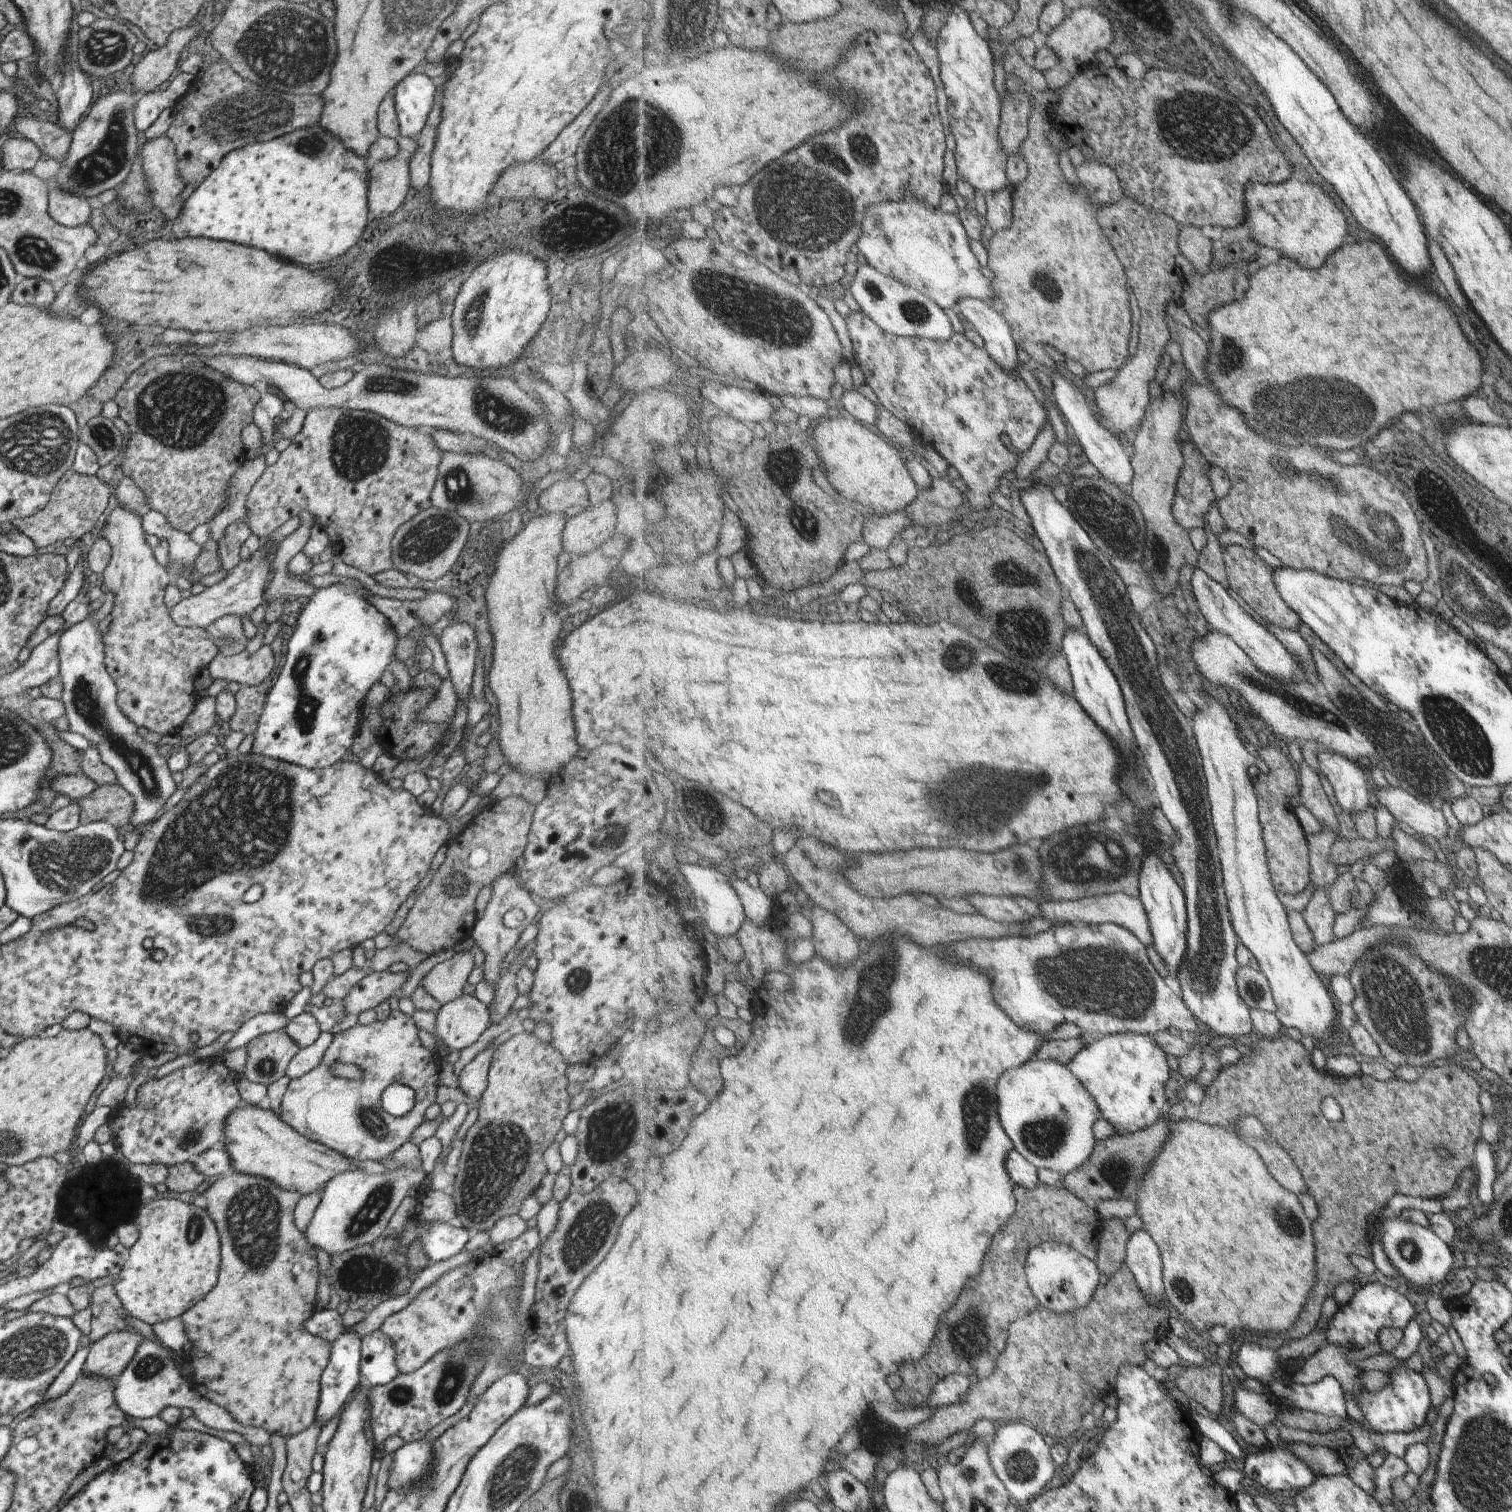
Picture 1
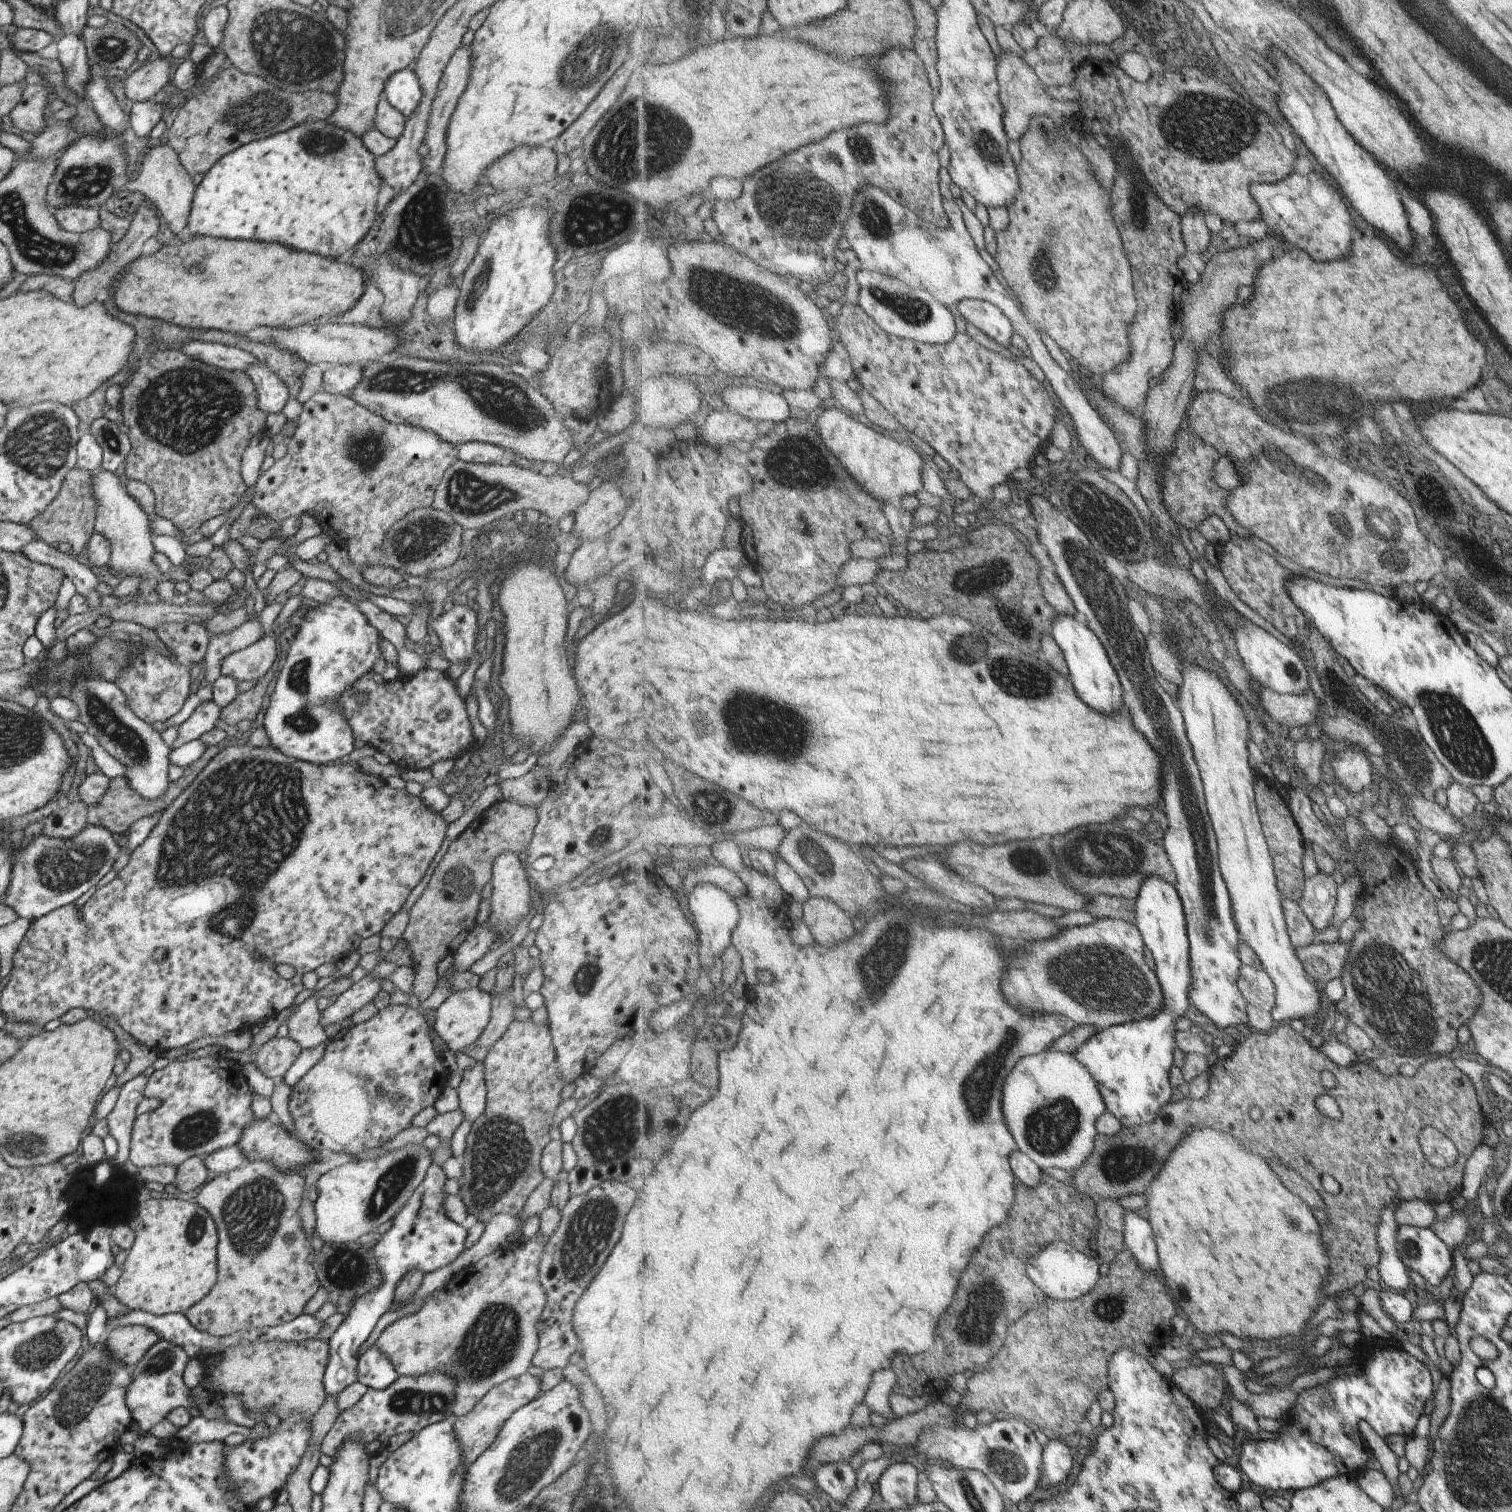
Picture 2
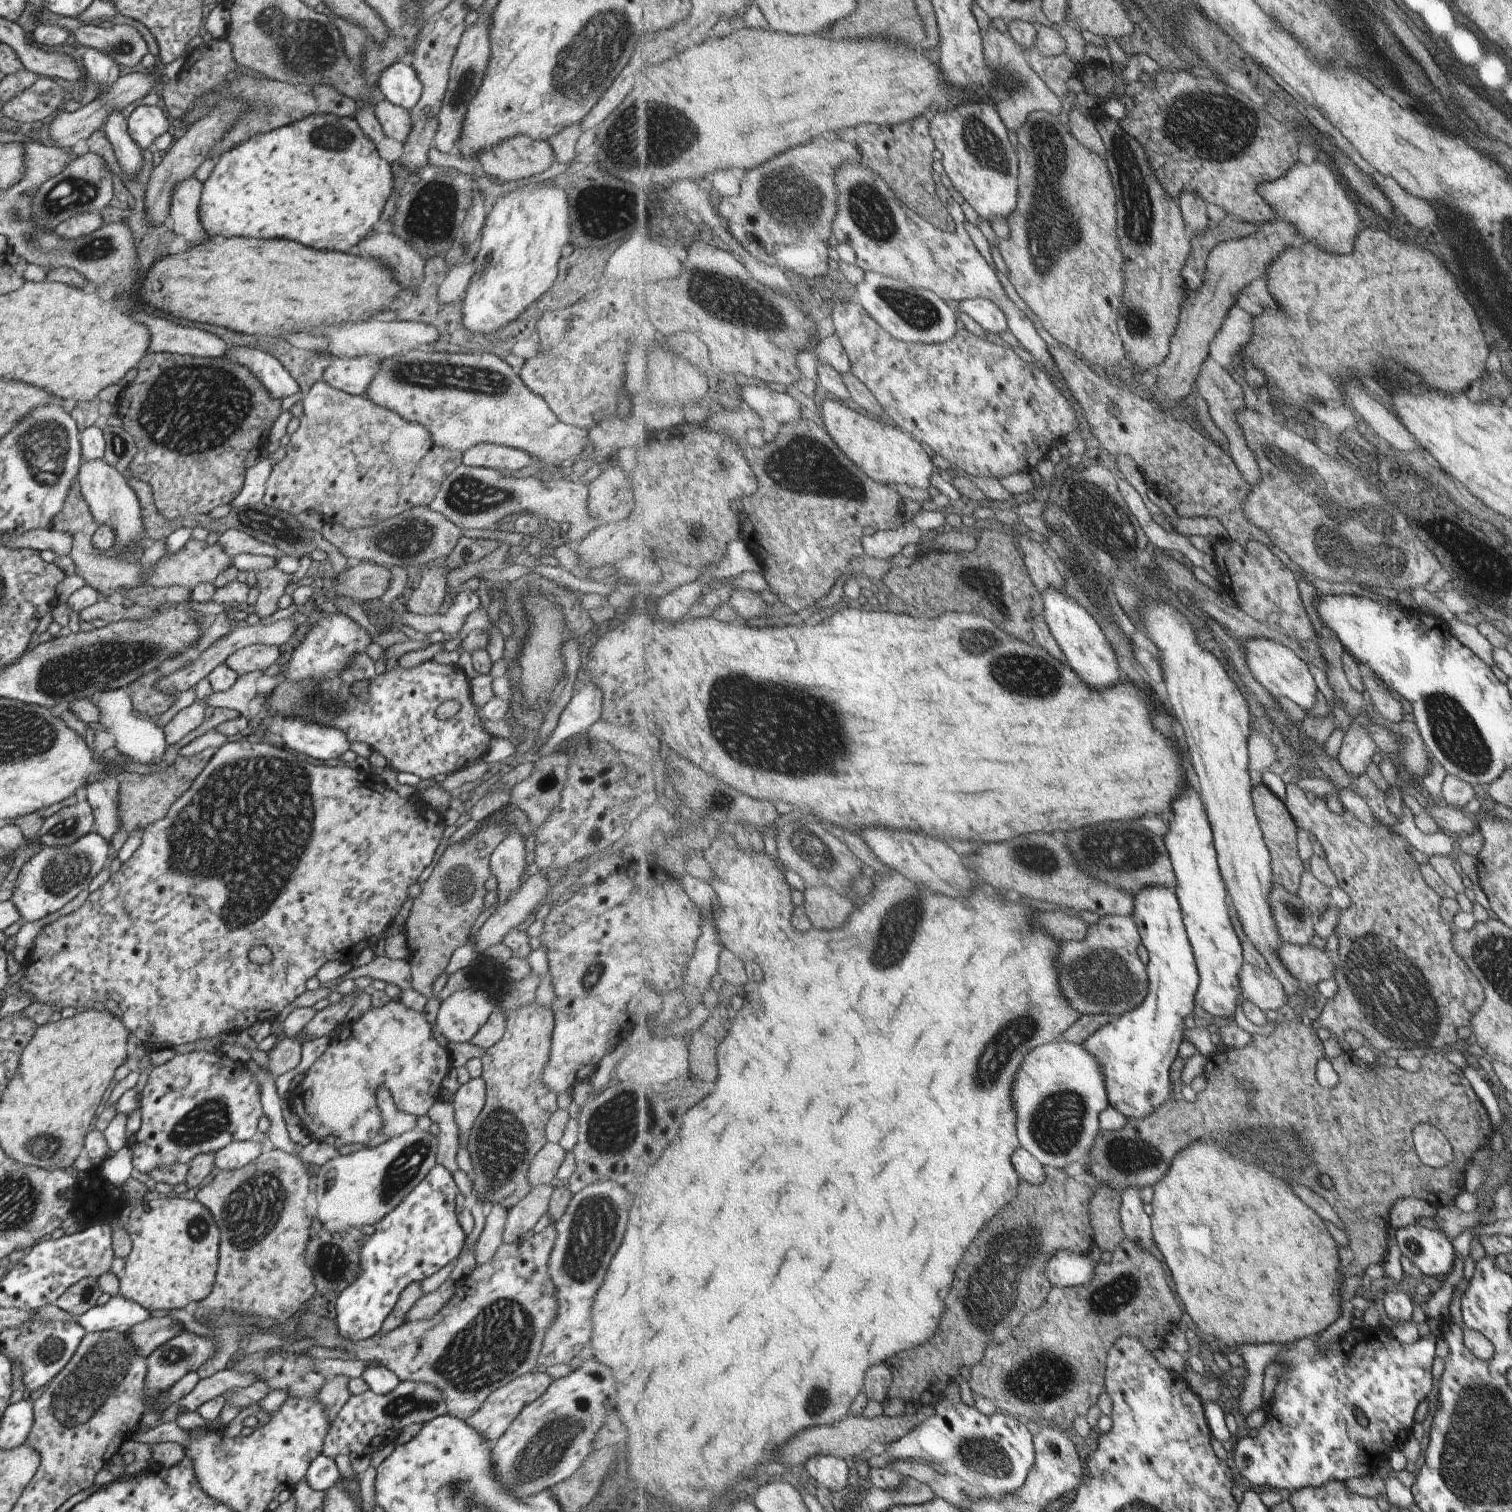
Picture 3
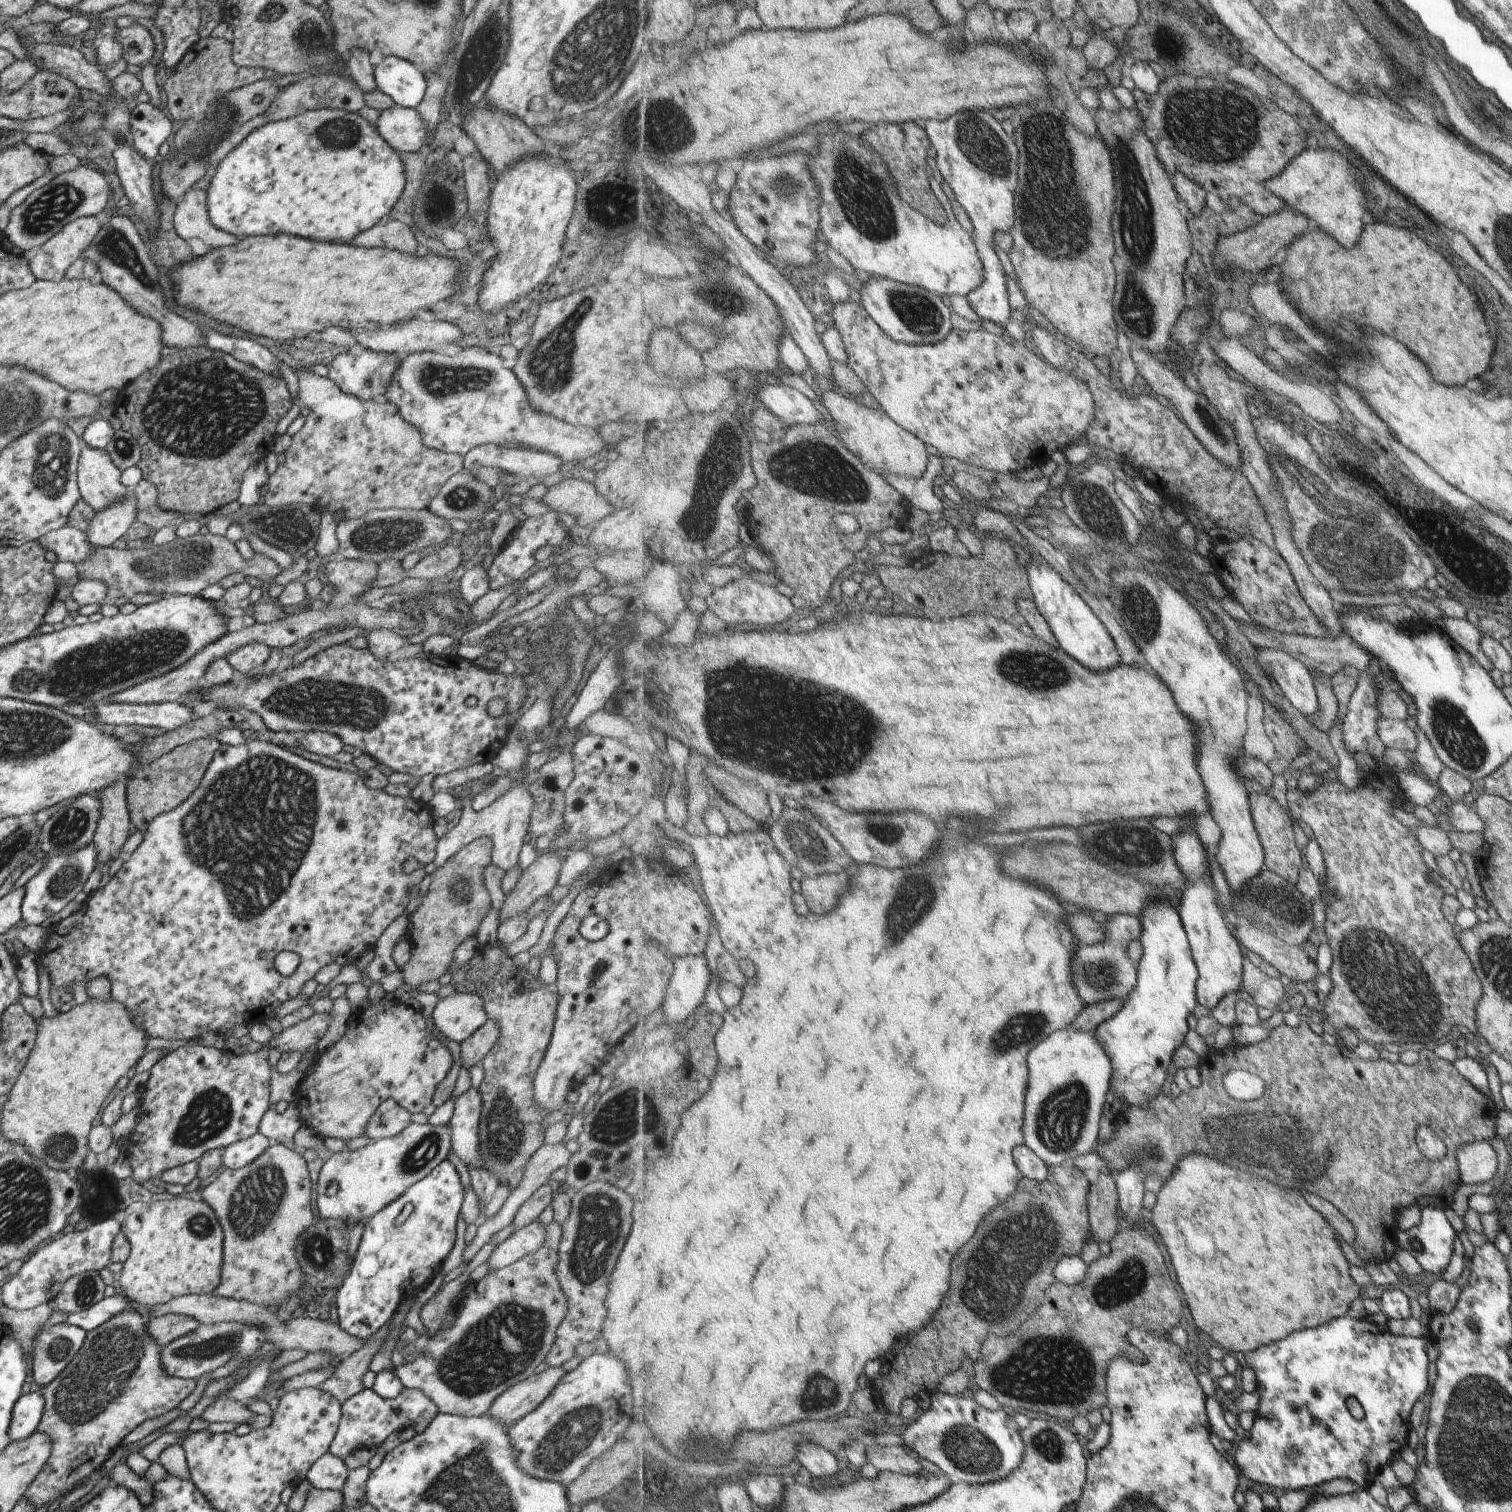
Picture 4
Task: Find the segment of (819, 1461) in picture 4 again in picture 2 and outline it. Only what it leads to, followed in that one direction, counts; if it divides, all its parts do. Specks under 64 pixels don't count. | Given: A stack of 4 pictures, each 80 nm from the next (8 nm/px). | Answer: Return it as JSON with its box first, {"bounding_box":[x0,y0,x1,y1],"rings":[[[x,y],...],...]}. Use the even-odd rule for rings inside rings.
{"bounding_box":[816,1463,859,1505],"rings":[[[849,1463],[821,1466],[816,1470],[817,1485],[842,1505],[859,1489],[859,1472]]]}

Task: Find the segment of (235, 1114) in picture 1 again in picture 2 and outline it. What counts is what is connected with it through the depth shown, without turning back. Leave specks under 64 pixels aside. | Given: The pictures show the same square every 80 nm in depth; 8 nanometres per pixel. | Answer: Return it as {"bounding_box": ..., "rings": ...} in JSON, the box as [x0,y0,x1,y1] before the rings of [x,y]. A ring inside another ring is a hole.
{"bounding_box":[237,1117,321,1176],"rings":[[[268,1117],[265,1119],[254,1118],[247,1126],[247,1129],[241,1132],[237,1146],[248,1162],[268,1160],[275,1163],[275,1166],[283,1173],[297,1171],[304,1176],[304,1169],[308,1168],[310,1164],[314,1164],[315,1168],[321,1168],[320,1164],[316,1163],[316,1156],[309,1145],[295,1137],[290,1131],[287,1131],[282,1124],[275,1124]]]}

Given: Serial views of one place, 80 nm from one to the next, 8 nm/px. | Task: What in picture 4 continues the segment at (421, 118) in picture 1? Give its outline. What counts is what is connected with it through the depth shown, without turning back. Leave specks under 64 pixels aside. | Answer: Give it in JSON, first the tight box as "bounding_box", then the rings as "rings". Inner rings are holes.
{"bounding_box":[374,56,425,109],"rings":[[[387,56],[374,68],[375,83],[396,105],[415,109],[425,95],[424,71],[410,61]]]}

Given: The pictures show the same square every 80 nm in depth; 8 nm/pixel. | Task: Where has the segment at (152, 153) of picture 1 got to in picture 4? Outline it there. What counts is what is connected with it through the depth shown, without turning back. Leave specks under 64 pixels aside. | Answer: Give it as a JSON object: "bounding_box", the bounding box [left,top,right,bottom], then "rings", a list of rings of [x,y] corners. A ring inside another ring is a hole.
{"bounding_box":[173,187,236,248],"rings":[[[190,187],[176,205],[173,226],[186,241],[200,238],[204,244],[218,248],[234,244],[236,238],[214,227],[207,215],[207,194],[200,188]]]}

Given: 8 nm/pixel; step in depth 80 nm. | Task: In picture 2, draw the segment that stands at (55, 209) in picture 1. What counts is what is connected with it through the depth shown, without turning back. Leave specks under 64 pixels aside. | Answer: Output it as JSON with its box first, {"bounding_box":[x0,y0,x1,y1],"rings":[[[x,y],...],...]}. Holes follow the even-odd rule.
{"bounding_box":[54,204,100,233],"rings":[[[72,204],[60,207],[54,212],[54,216],[64,230],[73,233],[83,233],[96,229],[100,224],[97,207],[83,207]]]}

